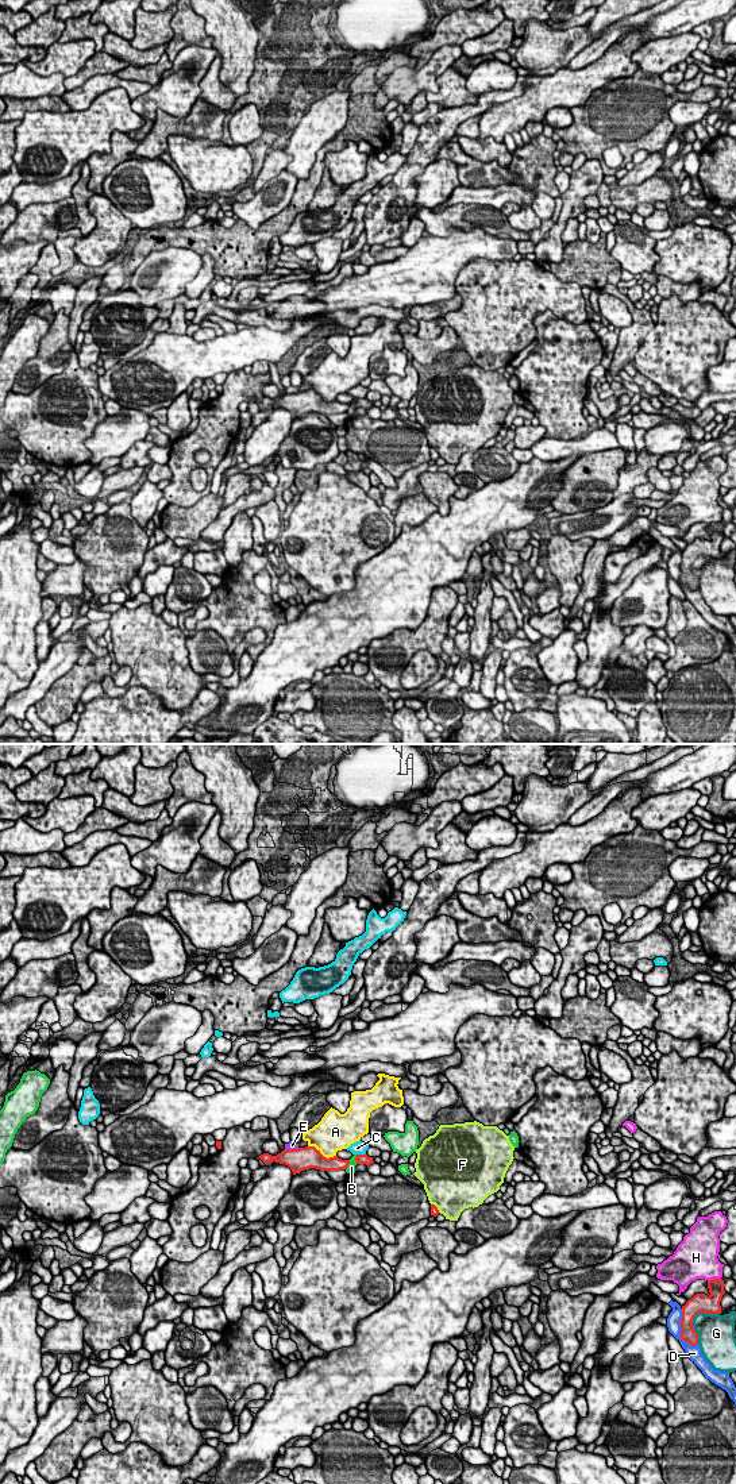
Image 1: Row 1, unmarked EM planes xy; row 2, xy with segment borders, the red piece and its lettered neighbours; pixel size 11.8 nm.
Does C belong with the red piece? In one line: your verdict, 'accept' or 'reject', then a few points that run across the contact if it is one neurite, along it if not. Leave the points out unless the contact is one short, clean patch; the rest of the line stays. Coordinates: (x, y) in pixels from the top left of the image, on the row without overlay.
reject; line xy (357, 397), (365, 399)

